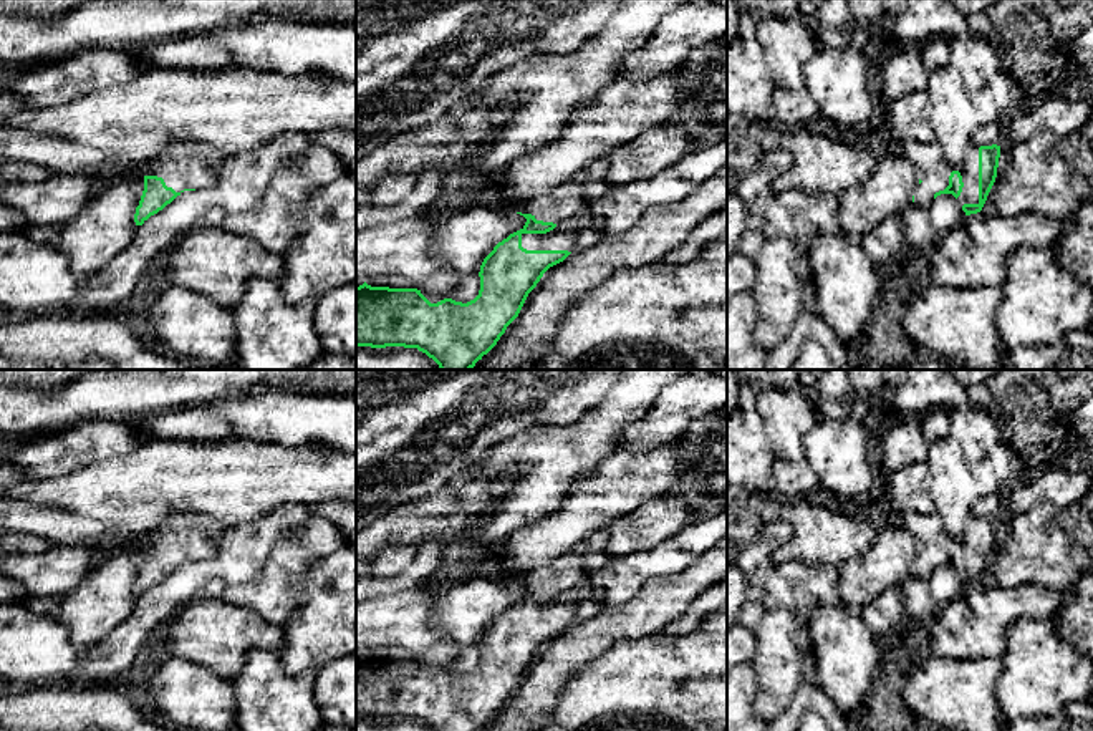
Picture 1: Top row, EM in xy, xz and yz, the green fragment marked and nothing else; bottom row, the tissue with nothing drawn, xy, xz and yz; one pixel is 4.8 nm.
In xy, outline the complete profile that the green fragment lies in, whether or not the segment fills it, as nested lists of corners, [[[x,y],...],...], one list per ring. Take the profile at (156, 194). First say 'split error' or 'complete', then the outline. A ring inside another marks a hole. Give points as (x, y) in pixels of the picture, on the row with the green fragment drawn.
split error; [[[172,144],[144,174],[144,191],[136,207],[134,222],[142,225],[184,191],[195,191],[215,182],[225,157],[210,144]]]

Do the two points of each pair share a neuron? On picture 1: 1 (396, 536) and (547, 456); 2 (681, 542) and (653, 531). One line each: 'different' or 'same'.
1: same
2: different

